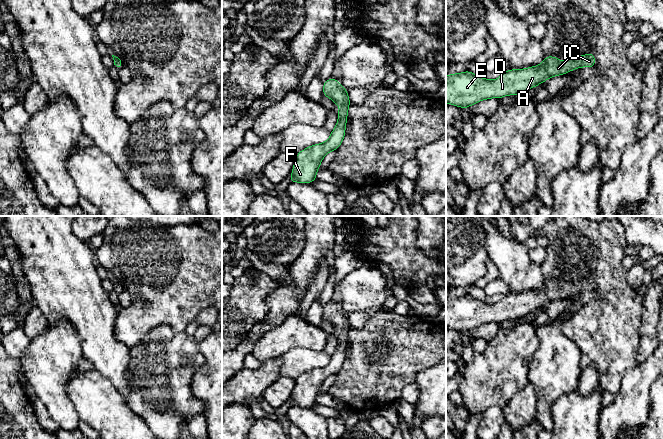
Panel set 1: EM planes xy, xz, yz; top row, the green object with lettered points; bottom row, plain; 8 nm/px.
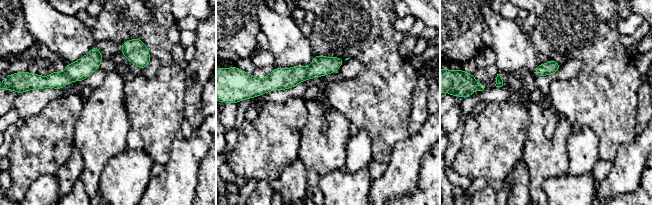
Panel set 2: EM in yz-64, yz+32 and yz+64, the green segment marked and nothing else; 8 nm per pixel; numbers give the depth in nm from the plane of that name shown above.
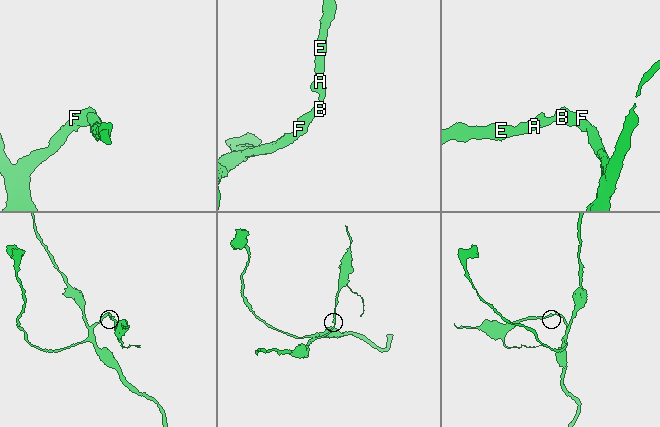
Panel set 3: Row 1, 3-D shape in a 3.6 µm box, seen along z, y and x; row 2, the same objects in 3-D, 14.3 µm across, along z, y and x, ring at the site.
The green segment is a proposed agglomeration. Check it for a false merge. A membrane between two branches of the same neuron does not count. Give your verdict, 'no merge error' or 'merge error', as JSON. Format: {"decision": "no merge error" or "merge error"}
{"decision": "no merge error"}

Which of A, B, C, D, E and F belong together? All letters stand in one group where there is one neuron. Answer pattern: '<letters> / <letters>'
A B C D E F

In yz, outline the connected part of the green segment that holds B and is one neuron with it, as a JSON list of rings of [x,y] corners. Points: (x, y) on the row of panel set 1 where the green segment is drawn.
[[[592,52],[563,61],[555,56],[545,56],[538,66],[504,71],[494,80],[481,78],[469,70],[450,74],[446,76],[446,103],[468,109],[482,100],[524,93],[551,77],[565,75],[581,67],[595,68]]]

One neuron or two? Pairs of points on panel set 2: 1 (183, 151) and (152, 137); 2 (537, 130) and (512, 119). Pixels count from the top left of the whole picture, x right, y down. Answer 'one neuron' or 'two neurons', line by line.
1: two neurons
2: two neurons

